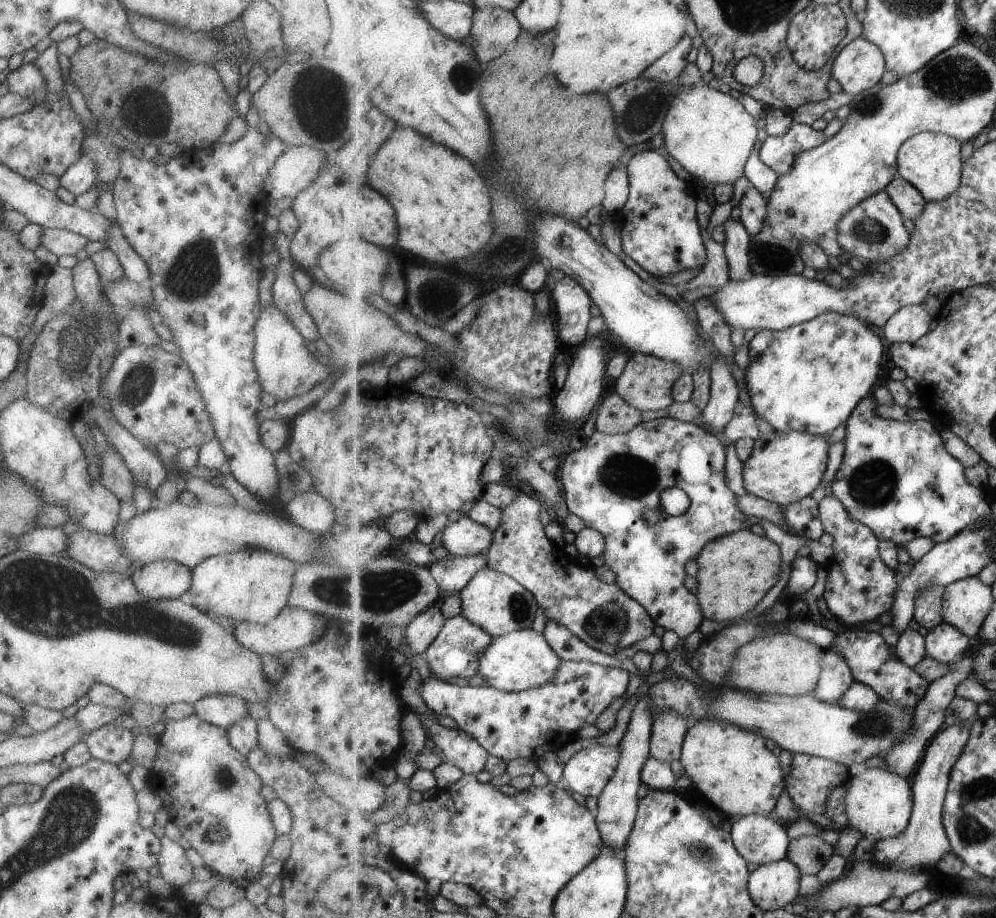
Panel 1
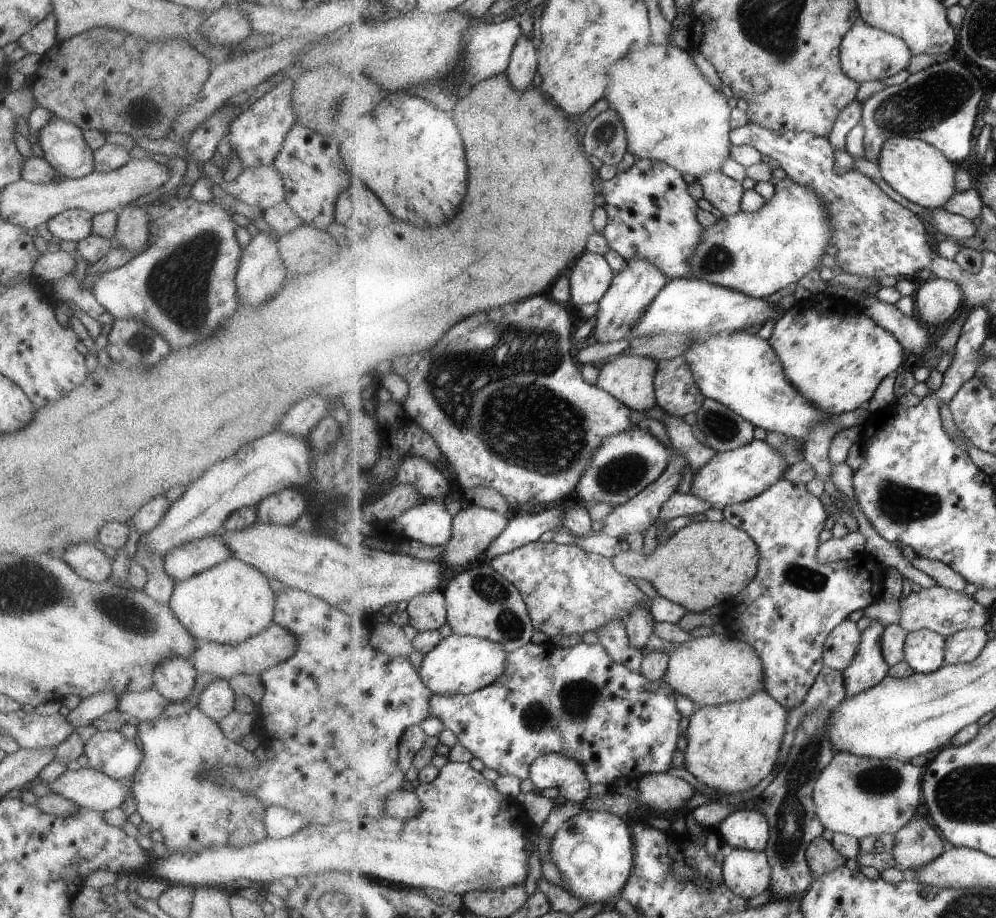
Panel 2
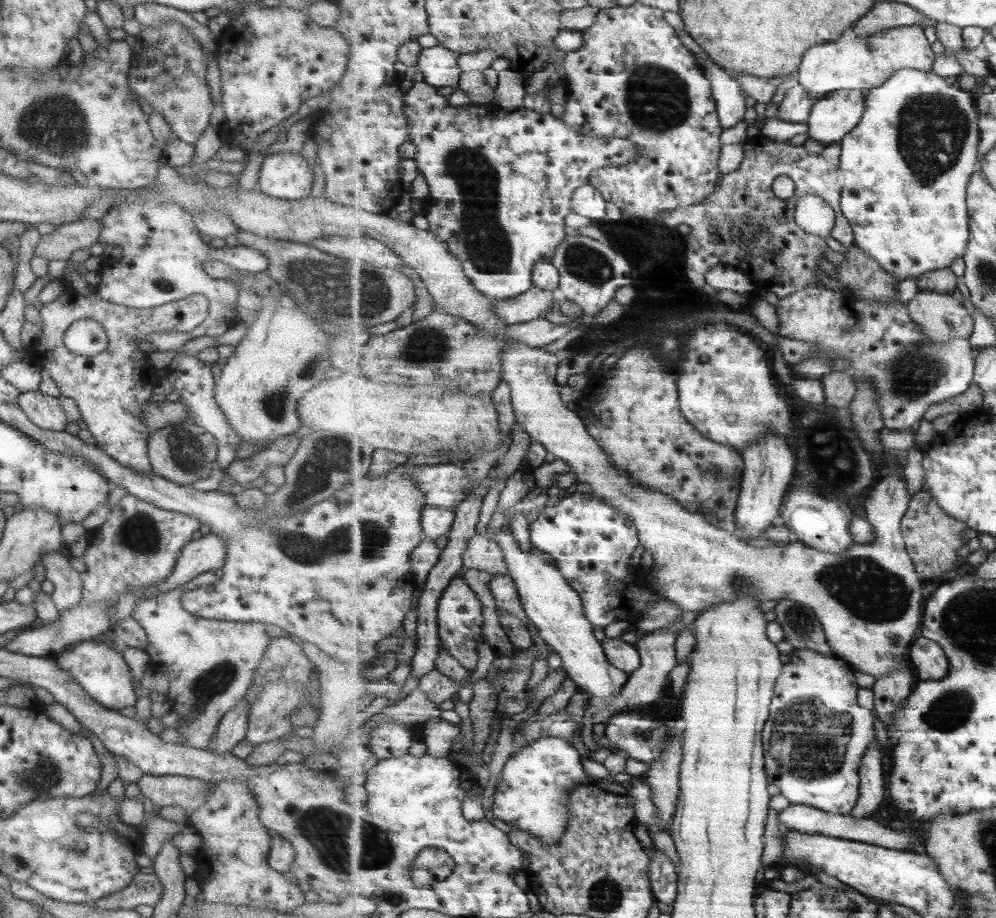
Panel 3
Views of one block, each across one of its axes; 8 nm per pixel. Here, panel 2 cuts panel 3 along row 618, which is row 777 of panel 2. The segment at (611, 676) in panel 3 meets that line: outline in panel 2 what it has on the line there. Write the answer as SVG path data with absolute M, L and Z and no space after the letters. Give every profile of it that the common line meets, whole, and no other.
M562 753L539 756L531 764L529 779L539 790L557 789L562 800L582 803L591 795L592 784L583 765Z

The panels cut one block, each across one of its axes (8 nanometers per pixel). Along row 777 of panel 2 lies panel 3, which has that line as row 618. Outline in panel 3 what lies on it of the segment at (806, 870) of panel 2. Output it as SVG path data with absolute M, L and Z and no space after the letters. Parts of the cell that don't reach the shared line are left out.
M784 599L775 606L775 621L785 630L785 642L794 649L809 649L835 658L816 611L807 605Z

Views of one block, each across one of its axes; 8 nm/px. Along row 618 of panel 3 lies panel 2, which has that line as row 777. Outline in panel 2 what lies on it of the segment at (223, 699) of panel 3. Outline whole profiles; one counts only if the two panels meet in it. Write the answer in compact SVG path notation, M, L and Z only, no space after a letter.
M193 707L178 716L139 721L136 730L137 744L143 752L143 760L132 775L131 796L135 800L135 812L139 814L142 822L161 833L167 848L181 850L187 848L188 845L196 846L198 841L203 844L222 843L229 844L229 846L244 846L260 842L267 837L263 826L266 808L255 796L239 792L235 788L219 786L213 780L205 778L205 772L207 772L205 764L257 768L258 761L252 752L247 752L241 744L227 738L219 729L218 724L205 716L199 708Z

